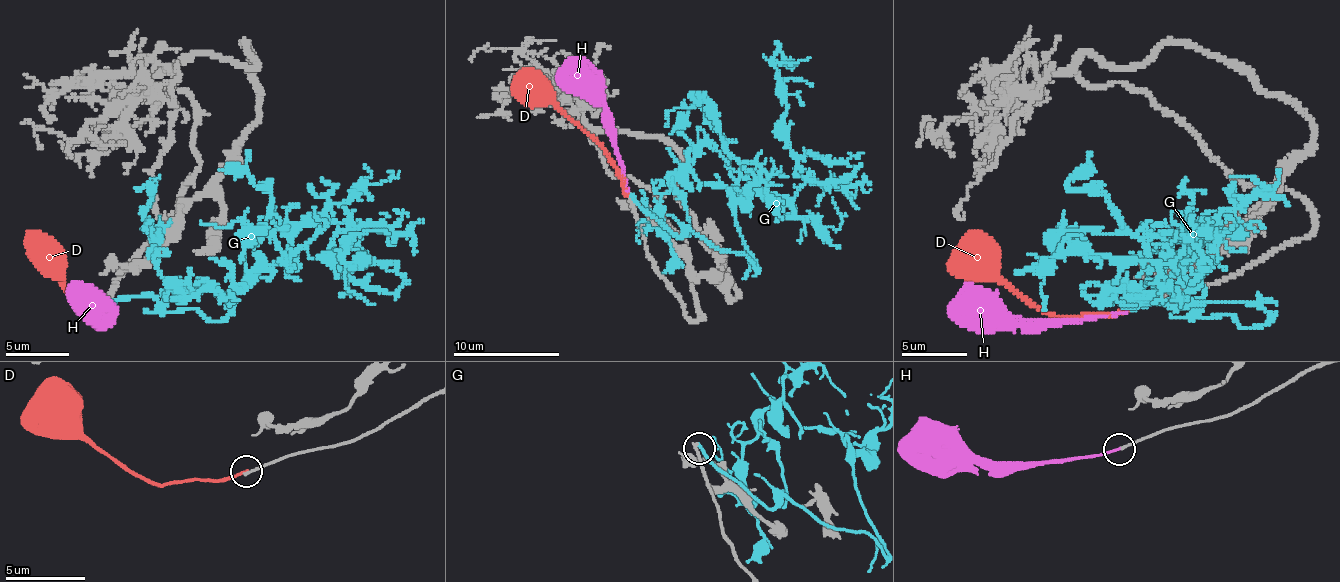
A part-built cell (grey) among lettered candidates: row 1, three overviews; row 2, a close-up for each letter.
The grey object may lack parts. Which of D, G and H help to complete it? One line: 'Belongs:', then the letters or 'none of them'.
Belongs: H

